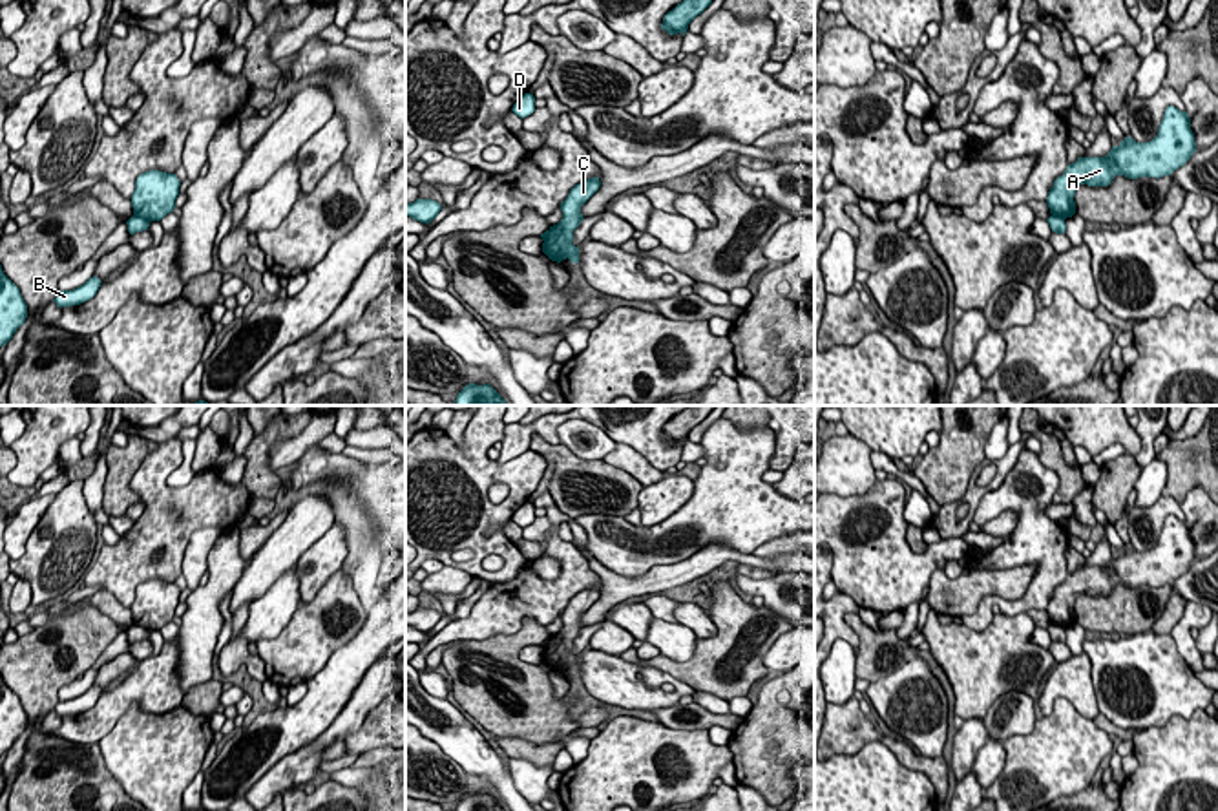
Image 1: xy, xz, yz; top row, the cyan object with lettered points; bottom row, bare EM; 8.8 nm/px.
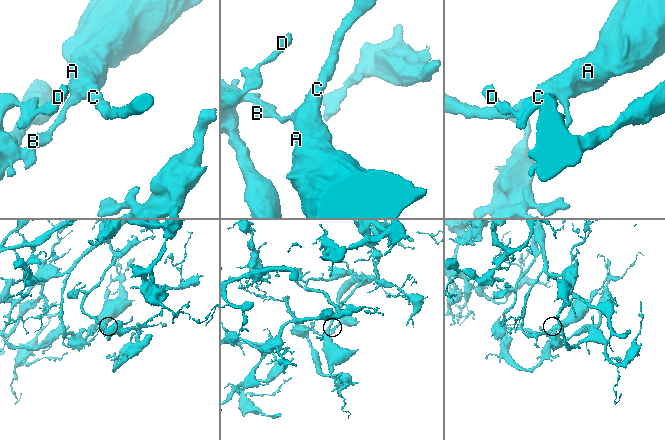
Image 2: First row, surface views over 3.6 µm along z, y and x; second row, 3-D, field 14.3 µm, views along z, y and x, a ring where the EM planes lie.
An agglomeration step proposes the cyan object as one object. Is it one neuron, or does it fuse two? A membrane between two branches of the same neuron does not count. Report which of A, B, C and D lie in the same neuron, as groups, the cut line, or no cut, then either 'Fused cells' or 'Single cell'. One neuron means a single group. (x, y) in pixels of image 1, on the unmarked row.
Groups: A C / B D. Split along xy (134, 623), (148, 631). Fused cells

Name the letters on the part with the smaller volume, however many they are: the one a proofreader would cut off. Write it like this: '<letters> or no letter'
A, C

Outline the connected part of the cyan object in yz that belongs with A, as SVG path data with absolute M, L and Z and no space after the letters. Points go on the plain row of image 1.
M1167 515L1152 550L1136 552L1132 546L1125 546L1105 566L1079 566L1054 590L1046 614L1052 625L1072 627L1079 594L1108 595L1116 585L1160 588L1183 575L1194 561L1196 552L1187 521Z

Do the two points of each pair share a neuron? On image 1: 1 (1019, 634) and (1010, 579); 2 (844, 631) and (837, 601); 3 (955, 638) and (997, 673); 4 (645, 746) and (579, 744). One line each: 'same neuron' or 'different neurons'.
1: different neurons
2: same neuron
3: same neuron
4: different neurons

